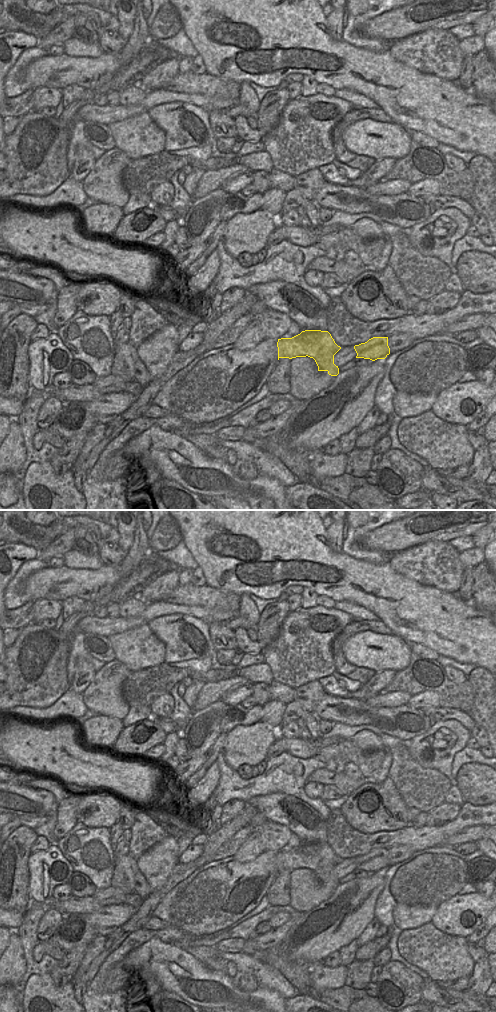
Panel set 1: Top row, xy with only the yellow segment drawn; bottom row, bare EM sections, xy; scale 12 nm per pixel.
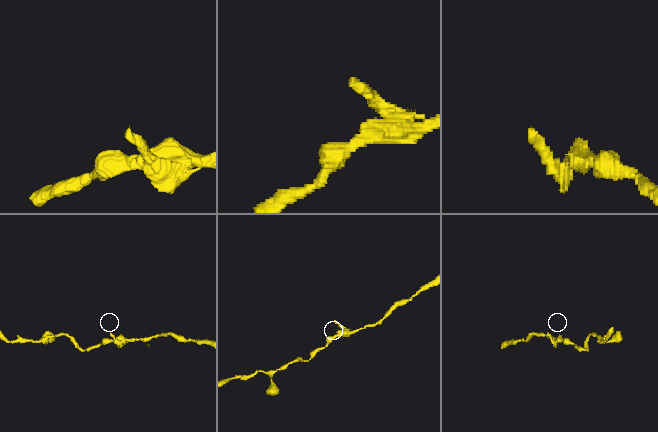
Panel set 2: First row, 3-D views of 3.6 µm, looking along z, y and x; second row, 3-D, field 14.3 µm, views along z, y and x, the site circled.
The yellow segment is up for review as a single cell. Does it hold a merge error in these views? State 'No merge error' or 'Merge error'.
Merge error

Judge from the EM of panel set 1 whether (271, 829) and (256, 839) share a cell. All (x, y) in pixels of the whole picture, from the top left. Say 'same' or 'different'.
different

